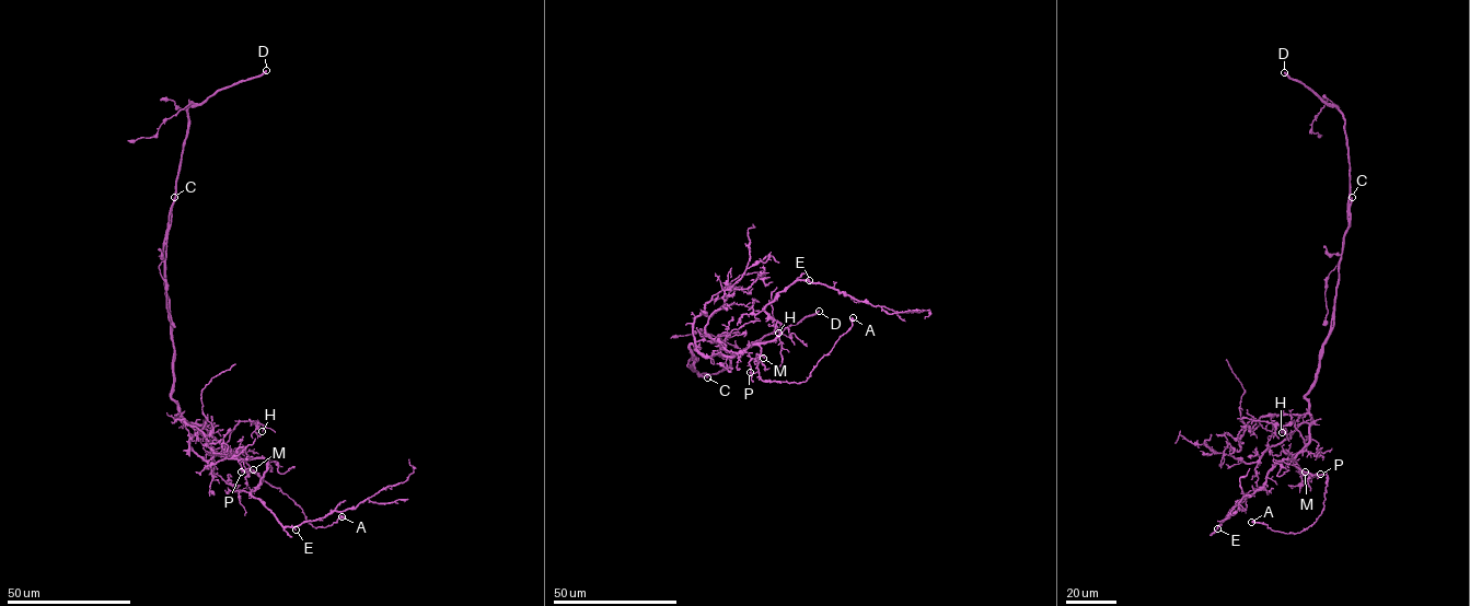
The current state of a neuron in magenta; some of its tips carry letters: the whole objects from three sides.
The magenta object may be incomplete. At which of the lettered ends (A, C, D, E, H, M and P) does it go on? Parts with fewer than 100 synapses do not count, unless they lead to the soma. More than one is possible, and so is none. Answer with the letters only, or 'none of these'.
C, D

